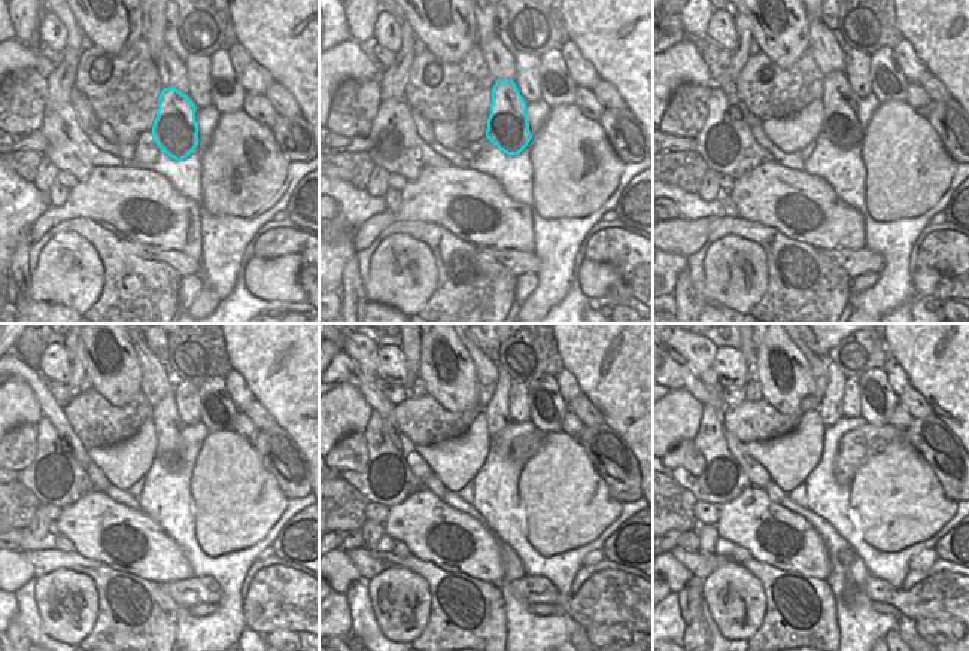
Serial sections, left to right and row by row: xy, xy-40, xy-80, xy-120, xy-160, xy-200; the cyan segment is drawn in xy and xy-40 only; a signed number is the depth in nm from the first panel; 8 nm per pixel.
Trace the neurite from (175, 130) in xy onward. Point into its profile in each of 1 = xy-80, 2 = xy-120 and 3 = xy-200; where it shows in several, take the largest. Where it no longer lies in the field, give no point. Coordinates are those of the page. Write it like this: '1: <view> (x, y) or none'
1: xy-80 (840, 124)
2: xy-120 (167, 423)
3: xy-200 (831, 408)

